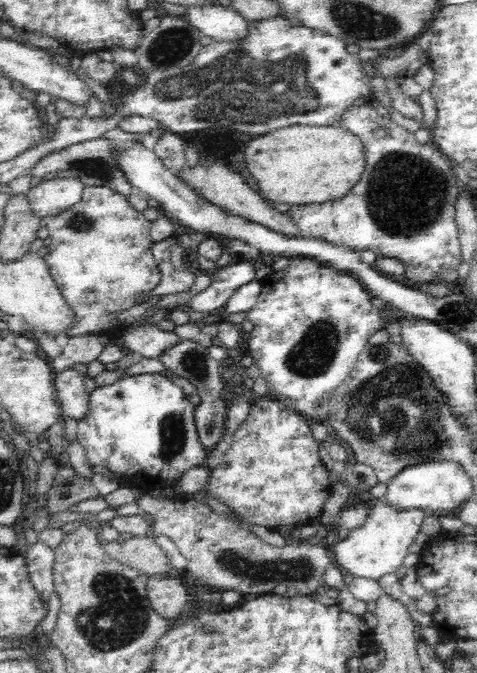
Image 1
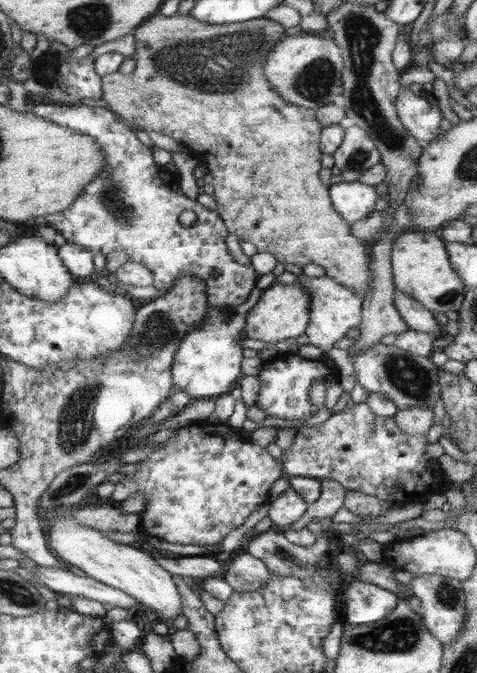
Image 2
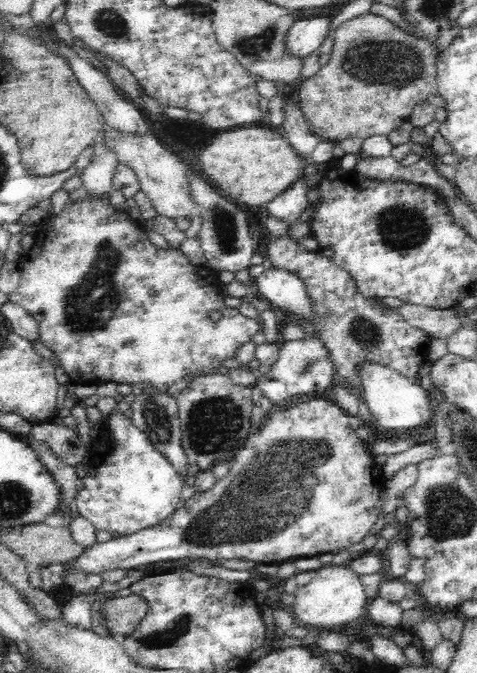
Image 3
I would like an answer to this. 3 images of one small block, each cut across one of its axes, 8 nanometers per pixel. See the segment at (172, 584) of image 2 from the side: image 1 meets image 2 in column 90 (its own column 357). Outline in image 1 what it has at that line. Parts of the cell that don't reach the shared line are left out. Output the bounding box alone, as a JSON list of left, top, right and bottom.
[332,494,428,580]

